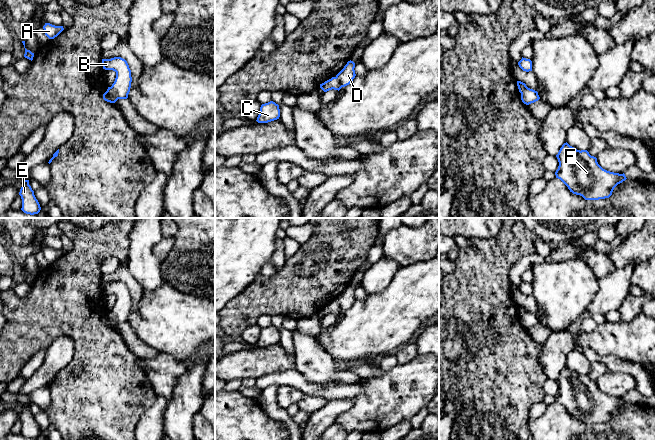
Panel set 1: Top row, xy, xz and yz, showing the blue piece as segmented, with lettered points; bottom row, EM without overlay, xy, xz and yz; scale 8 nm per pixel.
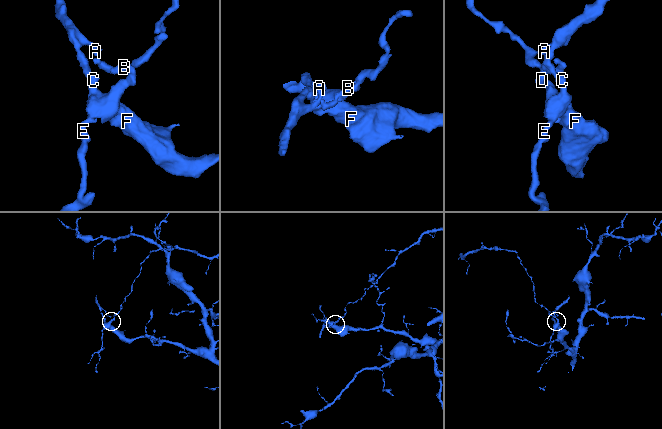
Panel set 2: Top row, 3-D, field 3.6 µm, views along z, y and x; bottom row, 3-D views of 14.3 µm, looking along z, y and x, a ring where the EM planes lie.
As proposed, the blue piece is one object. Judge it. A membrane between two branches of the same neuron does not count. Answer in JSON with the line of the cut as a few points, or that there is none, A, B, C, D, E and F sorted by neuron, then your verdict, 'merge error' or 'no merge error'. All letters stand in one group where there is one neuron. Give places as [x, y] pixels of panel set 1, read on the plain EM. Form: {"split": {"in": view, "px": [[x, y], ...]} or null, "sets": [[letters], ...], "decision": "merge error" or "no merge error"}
{"split": {"in": "xy", "px": [[110, 311], [117, 323]]}, "sets": [["A", "C", "E", "F"], ["B", "D"]], "decision": "merge error"}

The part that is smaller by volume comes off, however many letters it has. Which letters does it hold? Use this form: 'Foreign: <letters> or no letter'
Foreign: B, D

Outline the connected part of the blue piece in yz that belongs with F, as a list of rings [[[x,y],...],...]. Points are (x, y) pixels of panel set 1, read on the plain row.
[[[567,366],[562,369],[556,379],[559,390],[555,396],[573,418],[585,424],[609,422],[614,412],[625,405],[625,398],[603,393],[597,382],[587,374],[577,374]]]

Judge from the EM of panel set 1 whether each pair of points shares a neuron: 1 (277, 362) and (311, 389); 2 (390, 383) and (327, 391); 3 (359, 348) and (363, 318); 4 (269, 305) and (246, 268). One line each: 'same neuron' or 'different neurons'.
1: different neurons
2: different neurons
3: same neuron
4: different neurons

